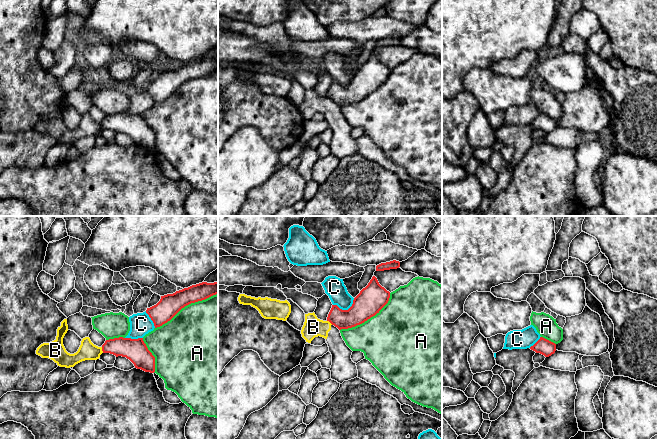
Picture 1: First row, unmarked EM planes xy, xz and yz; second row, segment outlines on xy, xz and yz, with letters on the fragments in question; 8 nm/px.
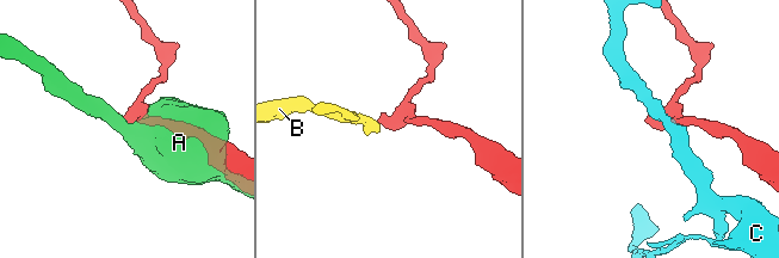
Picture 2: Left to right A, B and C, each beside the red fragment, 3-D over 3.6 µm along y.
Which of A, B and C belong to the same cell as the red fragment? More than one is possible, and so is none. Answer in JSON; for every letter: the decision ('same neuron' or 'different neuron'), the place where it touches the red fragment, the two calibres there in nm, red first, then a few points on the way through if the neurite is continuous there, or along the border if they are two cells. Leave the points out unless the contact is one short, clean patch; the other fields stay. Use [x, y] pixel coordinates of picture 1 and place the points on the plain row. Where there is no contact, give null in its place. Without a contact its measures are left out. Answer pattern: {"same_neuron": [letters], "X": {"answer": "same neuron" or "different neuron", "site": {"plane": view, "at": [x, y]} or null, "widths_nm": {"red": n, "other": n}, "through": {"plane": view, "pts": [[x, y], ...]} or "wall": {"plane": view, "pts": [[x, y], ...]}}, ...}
{"same_neuron": [], "A": {"answer": "different neuron", "site": {"plane": "xy", "at": [186, 81]}, "widths_nm": {"red": 180, "other": 500}}, "B": {"answer": "different neuron", "site": {"plane": "xy", "at": [102, 126]}, "widths_nm": {"red": 180, "other": 140}, "wall": {"plane": "xy", "pts": [[101, 123], [103, 128]]}}, "C": {"answer": "different neuron", "site": {"plane": "xz", "at": [345, 86]}, "widths_nm": {"red": 220, "other": 170}}}

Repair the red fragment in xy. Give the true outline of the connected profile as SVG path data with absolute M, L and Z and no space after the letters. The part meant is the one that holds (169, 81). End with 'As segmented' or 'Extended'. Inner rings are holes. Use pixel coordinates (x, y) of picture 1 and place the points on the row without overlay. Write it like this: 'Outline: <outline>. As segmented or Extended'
Outline: M202 58L173 70L161 72L160 77L147 84L146 89L154 99L155 104L170 97L182 84L218 70L218 58Z. As segmented

